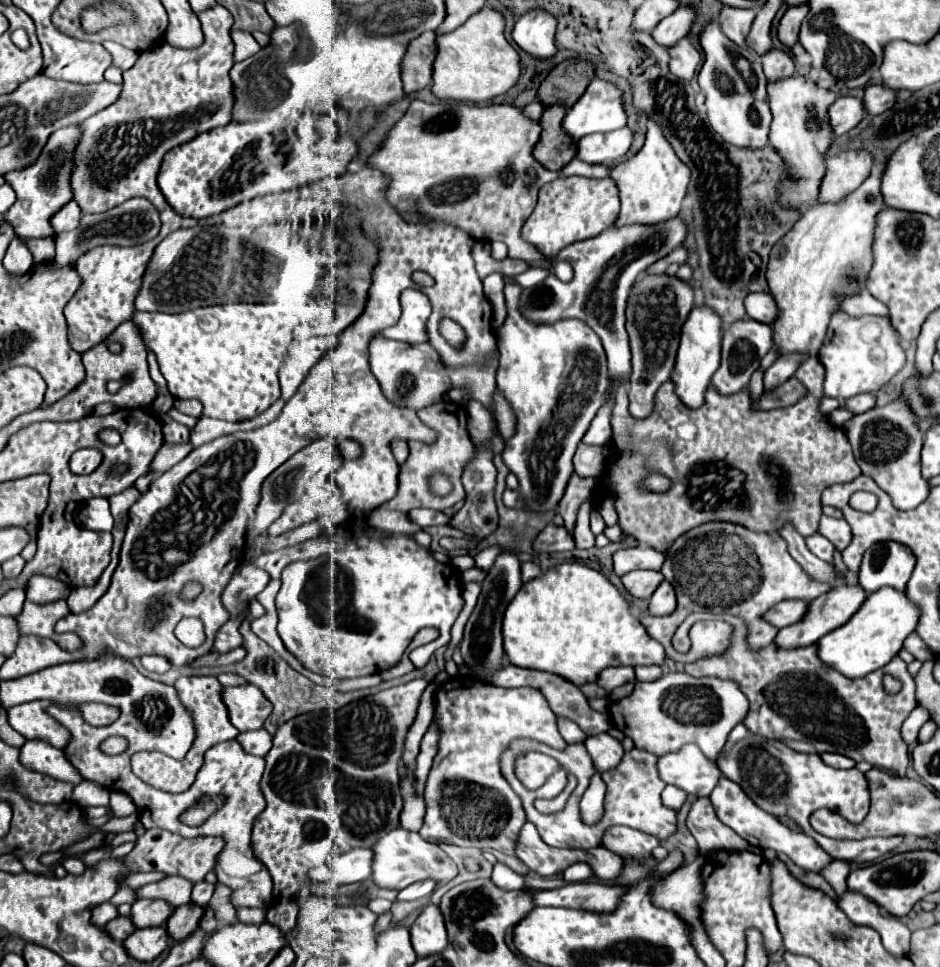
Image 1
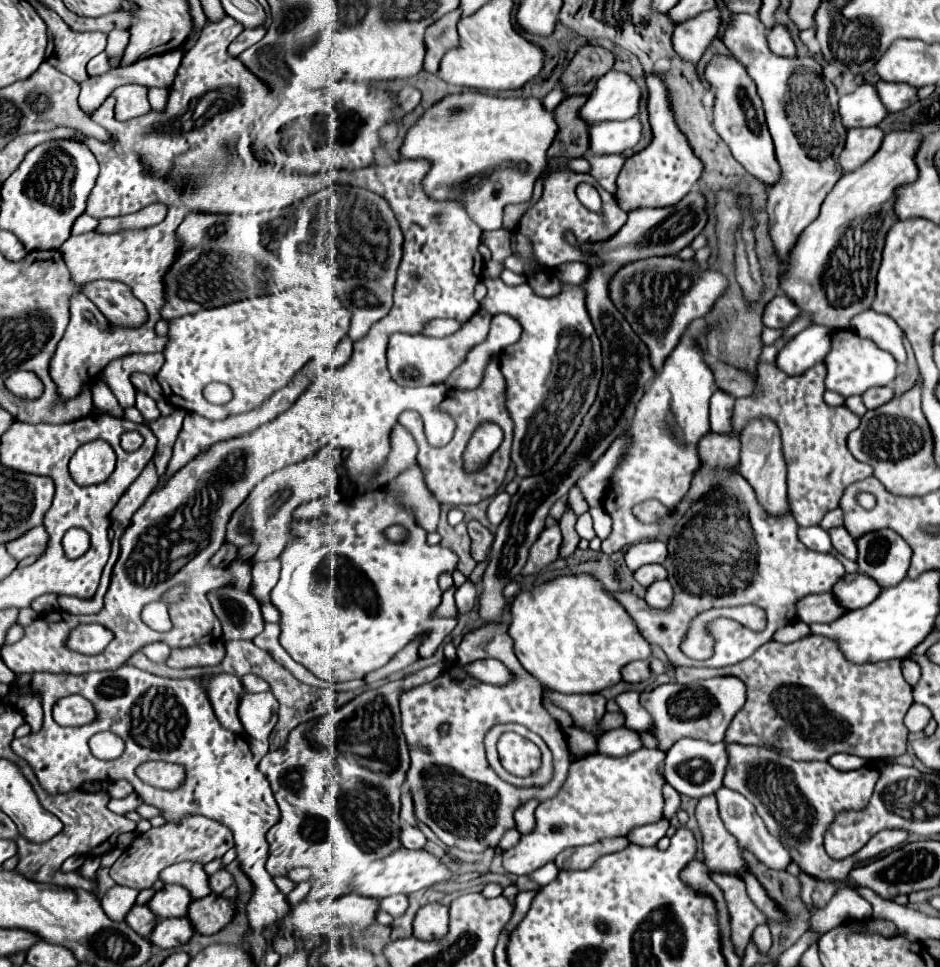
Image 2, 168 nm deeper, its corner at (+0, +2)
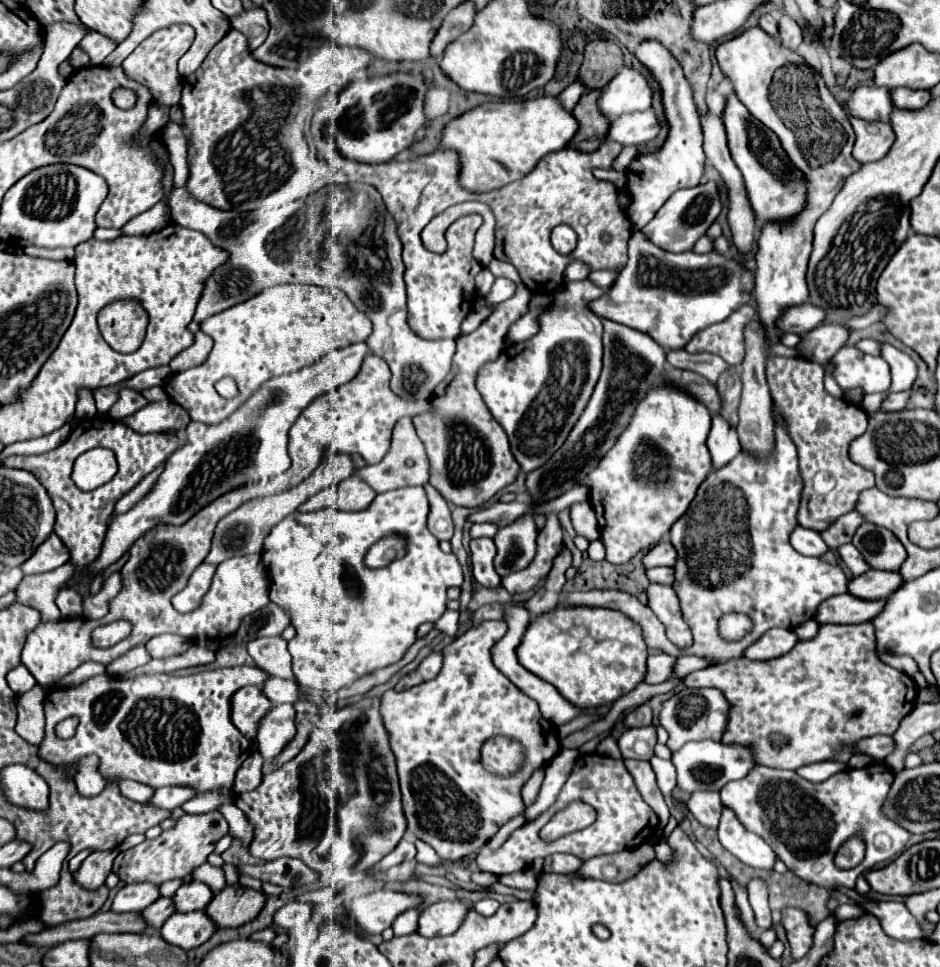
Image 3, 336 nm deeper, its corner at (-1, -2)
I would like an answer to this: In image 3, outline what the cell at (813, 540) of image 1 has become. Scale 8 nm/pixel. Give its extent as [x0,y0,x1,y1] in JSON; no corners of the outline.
[791,526,829,556]

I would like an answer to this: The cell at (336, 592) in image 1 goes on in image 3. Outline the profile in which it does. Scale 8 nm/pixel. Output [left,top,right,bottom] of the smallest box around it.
[263,486,463,692]

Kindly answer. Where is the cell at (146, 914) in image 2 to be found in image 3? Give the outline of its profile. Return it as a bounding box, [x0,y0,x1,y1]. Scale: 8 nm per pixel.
[139,898,175,932]

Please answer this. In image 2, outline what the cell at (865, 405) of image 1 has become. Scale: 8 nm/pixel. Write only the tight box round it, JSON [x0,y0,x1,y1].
[862,386,894,410]

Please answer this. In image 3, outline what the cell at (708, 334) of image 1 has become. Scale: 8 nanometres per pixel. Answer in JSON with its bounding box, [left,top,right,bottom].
[589,384,713,564]

